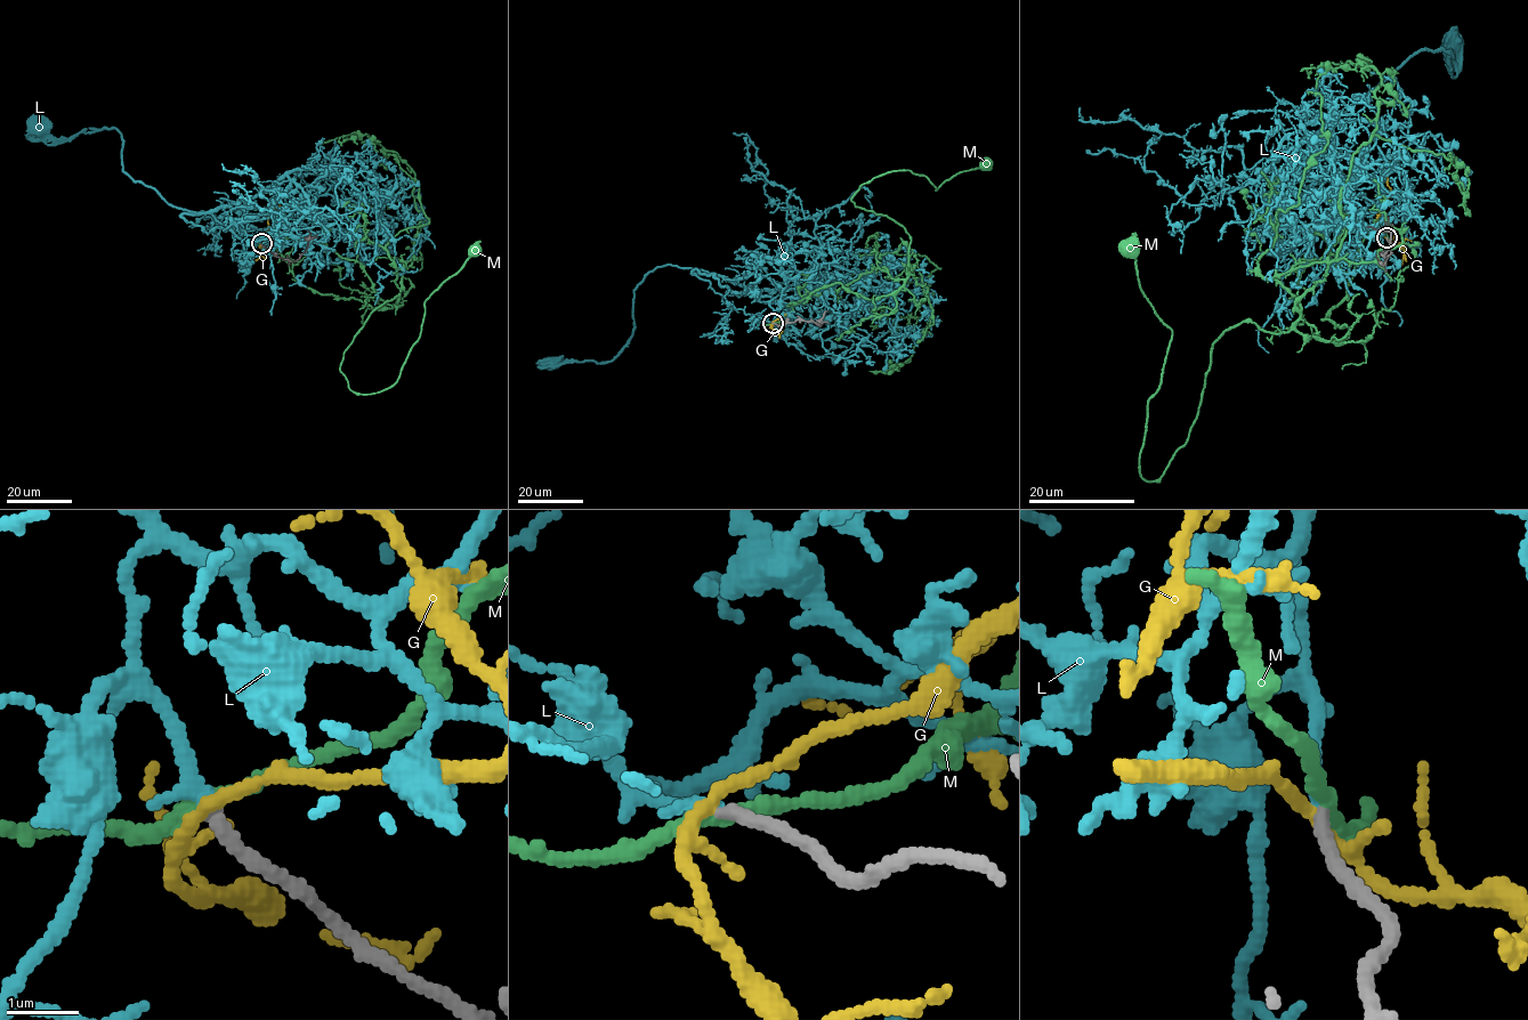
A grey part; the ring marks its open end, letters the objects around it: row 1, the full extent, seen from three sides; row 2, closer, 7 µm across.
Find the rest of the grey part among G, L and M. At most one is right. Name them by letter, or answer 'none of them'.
L

